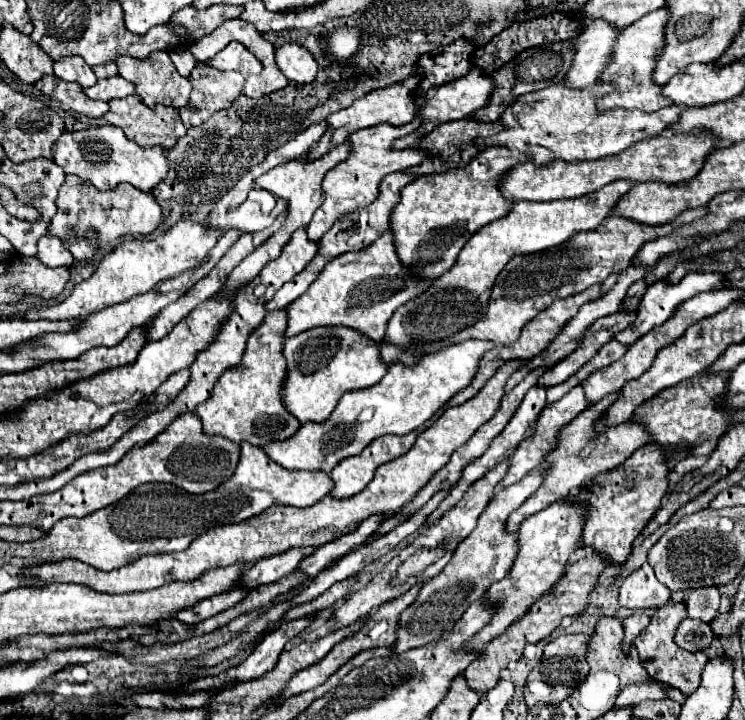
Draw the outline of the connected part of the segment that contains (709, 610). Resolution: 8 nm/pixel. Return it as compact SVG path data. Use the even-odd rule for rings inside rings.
M707 586L707 588L693 588L687 598L687 610L691 618L699 618L703 622L709 622L717 610L719 610L719 590L717 586Z

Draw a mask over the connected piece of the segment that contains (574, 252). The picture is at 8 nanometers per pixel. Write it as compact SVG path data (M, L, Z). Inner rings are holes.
M705 206L691 208L683 212L679 218L675 218L673 222L663 226L643 226L629 218L607 216L607 220L603 220L603 224L597 230L581 232L573 236L567 246L551 248L539 254L511 258L511 262L503 268L503 272L495 280L489 306L487 306L487 316L481 322L465 328L461 332L461 340L473 338L473 340L489 340L501 346L513 344L519 338L521 328L531 318L535 318L541 310L549 308L555 302L555 298L569 298L573 294L587 290L593 284L601 284L609 274L627 268L635 252L641 248L641 244L661 236L669 236L675 228L689 224L691 220L697 220L703 214L705 214Z

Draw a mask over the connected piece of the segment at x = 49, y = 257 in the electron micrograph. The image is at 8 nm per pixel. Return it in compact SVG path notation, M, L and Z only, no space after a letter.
M45 234L39 240L39 250L37 250L37 258L45 264L45 266L71 266L73 264L73 256L71 252L67 252L65 244L51 234Z

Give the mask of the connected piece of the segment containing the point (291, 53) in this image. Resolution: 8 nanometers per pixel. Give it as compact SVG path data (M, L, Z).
M285 44L275 50L279 70L297 84L309 84L317 76L317 62L305 46Z

